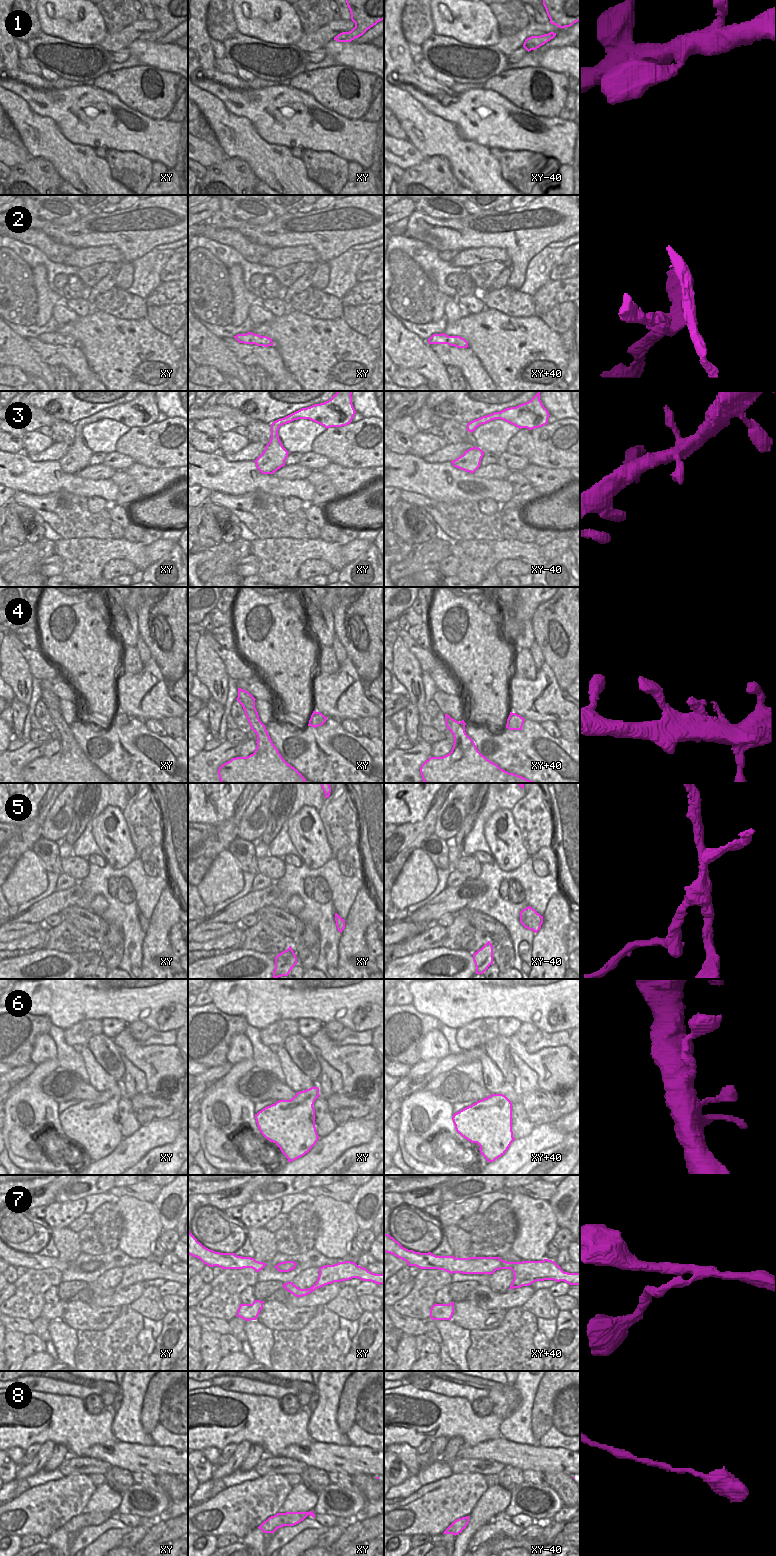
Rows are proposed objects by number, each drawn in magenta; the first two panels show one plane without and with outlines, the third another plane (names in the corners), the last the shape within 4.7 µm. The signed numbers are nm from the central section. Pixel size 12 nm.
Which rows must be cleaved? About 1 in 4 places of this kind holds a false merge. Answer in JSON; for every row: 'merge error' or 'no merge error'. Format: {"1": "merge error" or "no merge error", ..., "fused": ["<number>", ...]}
{"1": "no merge error", "2": "no merge error", "3": "no merge error", "4": "no merge error", "5": "merge error", "6": "no merge error", "7": "no merge error", "8": "no merge error", "fused": ["5"]}

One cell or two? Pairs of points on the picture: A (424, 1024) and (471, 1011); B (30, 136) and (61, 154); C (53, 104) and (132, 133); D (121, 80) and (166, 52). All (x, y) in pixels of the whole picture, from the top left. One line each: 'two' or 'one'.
A: two
B: one
C: one
D: two

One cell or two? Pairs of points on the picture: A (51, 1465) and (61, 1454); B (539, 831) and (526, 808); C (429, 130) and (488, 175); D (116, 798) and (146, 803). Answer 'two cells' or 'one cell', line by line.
A: one cell
B: one cell
C: one cell
D: two cells

